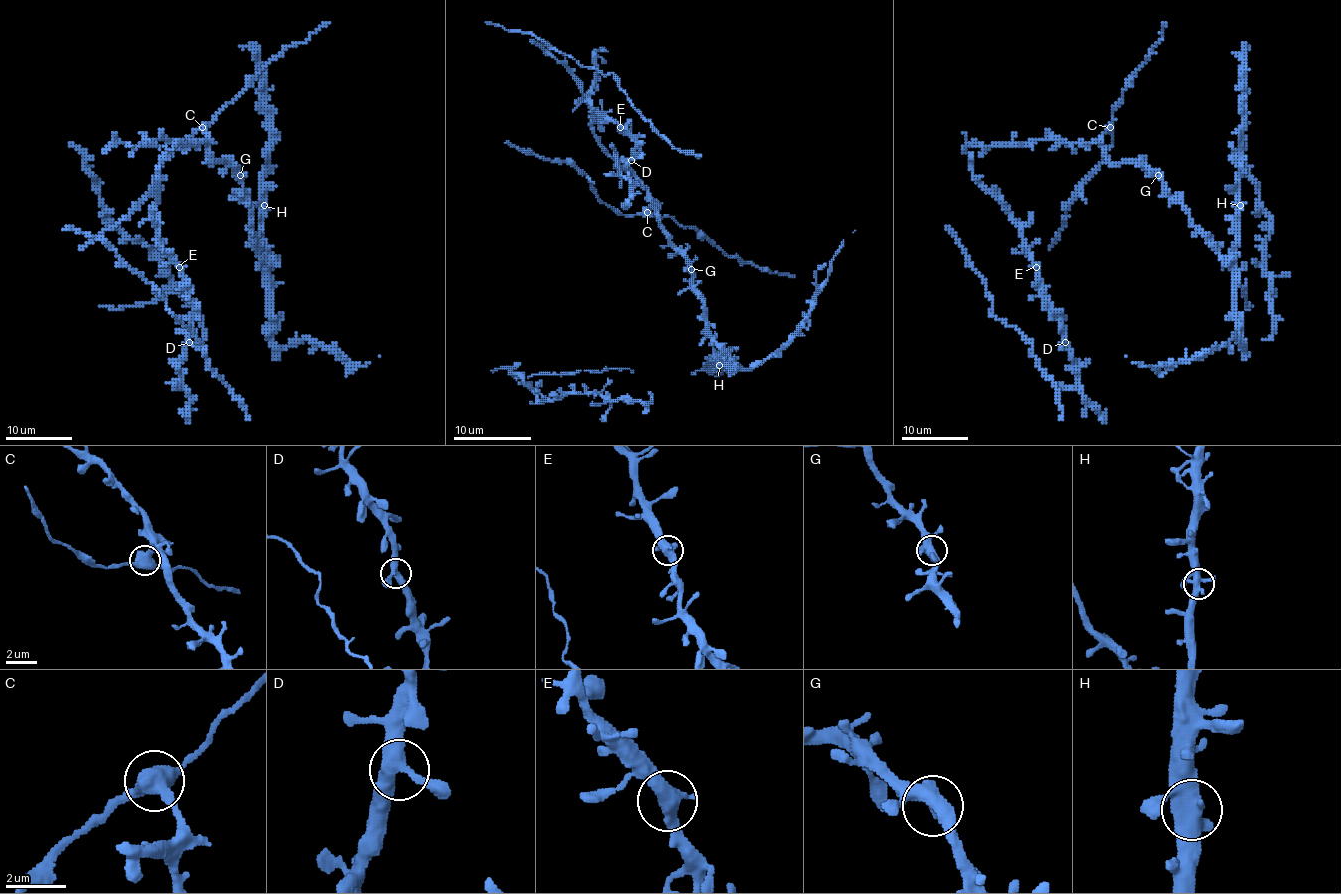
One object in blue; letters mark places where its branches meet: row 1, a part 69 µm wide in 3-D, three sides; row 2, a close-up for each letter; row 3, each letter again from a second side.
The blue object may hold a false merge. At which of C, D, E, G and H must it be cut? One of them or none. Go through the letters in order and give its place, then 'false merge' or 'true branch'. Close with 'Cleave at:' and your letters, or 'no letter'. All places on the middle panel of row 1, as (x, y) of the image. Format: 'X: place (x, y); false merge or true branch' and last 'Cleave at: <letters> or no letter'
C: place (647, 212); false merge
D: place (631, 160); true branch
E: place (620, 127); true branch
G: place (691, 269); true branch
H: place (719, 365); true branch
Cleave at: C

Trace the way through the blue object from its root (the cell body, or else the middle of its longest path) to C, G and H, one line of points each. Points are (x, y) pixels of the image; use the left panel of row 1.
C: (180, 144), (202, 144), (207, 139), (207, 132), (202, 127)
G: (180, 144), (204, 144), (214, 164), (227, 162), (240, 175)
H: (180, 144), (204, 144), (214, 164), (227, 162), (242, 179), (252, 245), (265, 257), (264, 205)

